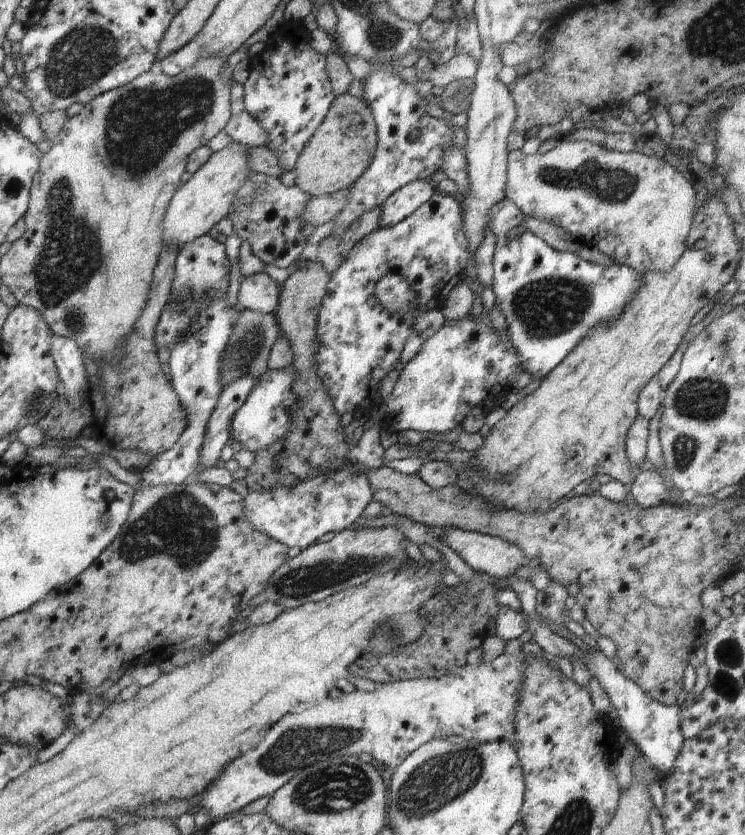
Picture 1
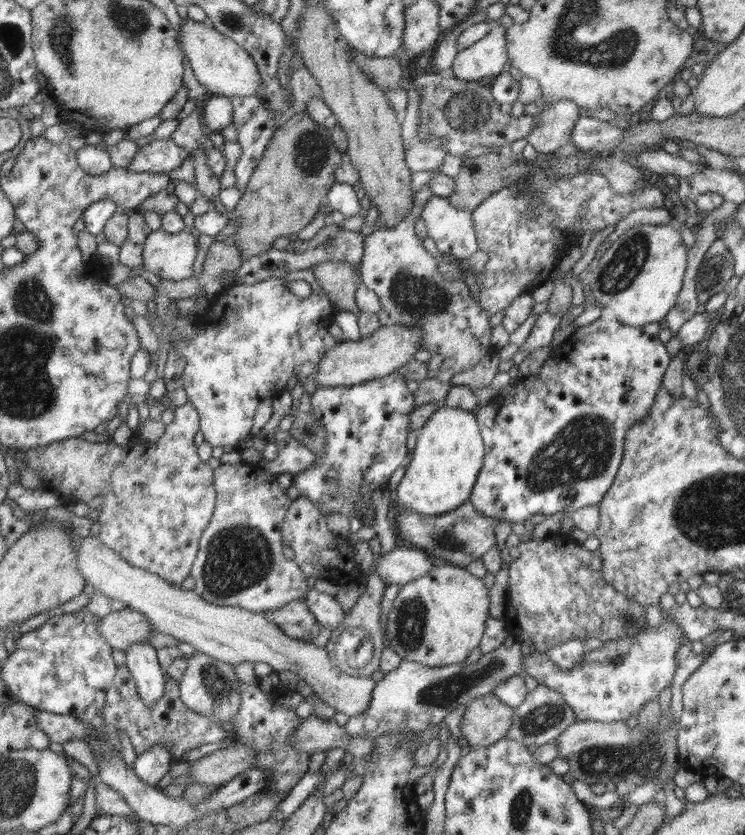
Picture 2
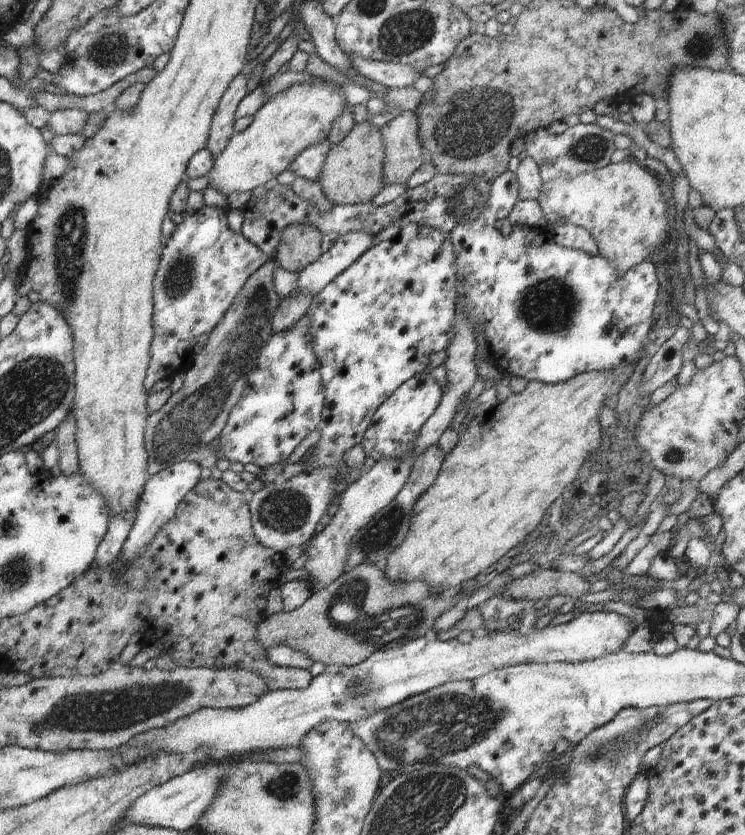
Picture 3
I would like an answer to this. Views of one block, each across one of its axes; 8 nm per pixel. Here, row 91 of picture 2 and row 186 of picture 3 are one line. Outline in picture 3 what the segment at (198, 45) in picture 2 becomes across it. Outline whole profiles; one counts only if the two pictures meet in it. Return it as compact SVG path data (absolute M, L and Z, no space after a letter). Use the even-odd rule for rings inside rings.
M324 80L322 83L299 83L273 96L256 112L249 128L235 133L226 148L215 157L208 175L209 188L227 197L232 192L254 191L286 171L300 152L325 141L331 125L349 106L335 92L336 87Z

